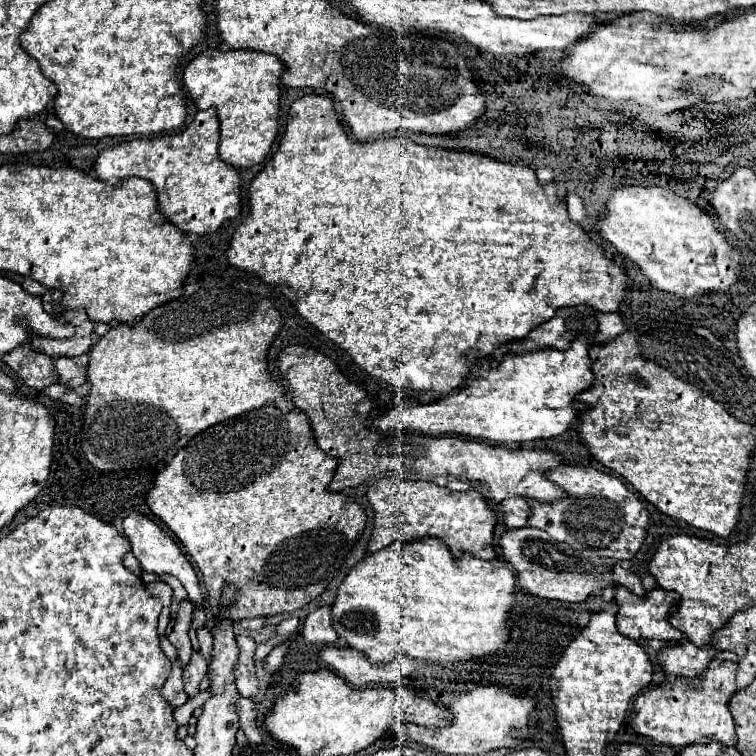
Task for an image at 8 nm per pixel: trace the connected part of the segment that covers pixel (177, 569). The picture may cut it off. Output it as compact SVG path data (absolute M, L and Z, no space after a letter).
M131 513L123 521L123 533L131 539L133 555L141 563L143 571L149 571L149 573L155 573L155 575L173 575L173 577L177 577L181 581L181 585L185 587L185 591L187 591L187 601L193 603L197 609L201 609L201 605L203 605L203 593L201 593L195 569L191 567L191 563L183 555L183 551L177 547L177 543L169 535L165 535L165 531L155 521L147 519L147 517L139 515L139 513Z

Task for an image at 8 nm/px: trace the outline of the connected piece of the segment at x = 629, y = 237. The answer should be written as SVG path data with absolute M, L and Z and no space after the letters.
M619 185L611 191L601 217L593 221L593 227L597 229L597 233L601 233L603 241L611 243L621 255L629 257L629 261L645 273L649 283L661 291L675 293L679 297L693 297L707 291L727 291L739 277L741 257L737 249L723 237L719 227L705 211L669 189L657 185Z

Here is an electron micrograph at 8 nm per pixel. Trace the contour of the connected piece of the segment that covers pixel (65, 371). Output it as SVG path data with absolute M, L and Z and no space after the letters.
M59 357L59 359L53 359L55 363L55 373L59 375L59 383L65 385L65 387L71 387L71 389L81 389L87 381L85 377L85 367L79 367L73 359L69 357Z

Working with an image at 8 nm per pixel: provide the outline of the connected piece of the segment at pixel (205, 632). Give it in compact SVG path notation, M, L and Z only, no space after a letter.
M206 627L197 630L197 639L201 653L208 663L211 662L211 652L213 648L213 638L210 631Z

